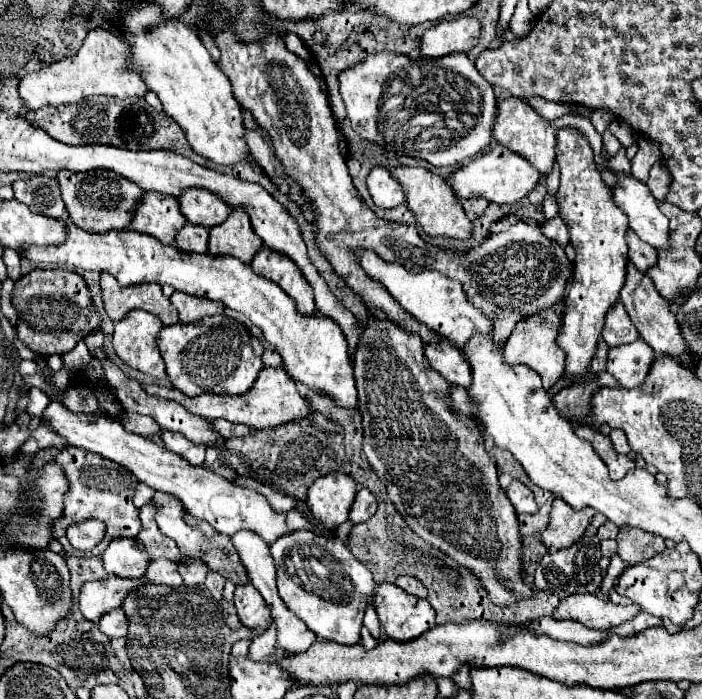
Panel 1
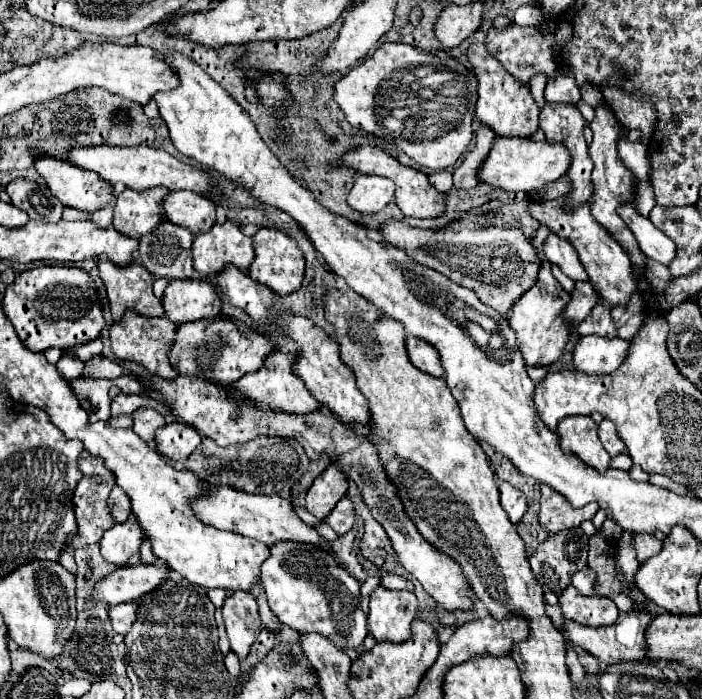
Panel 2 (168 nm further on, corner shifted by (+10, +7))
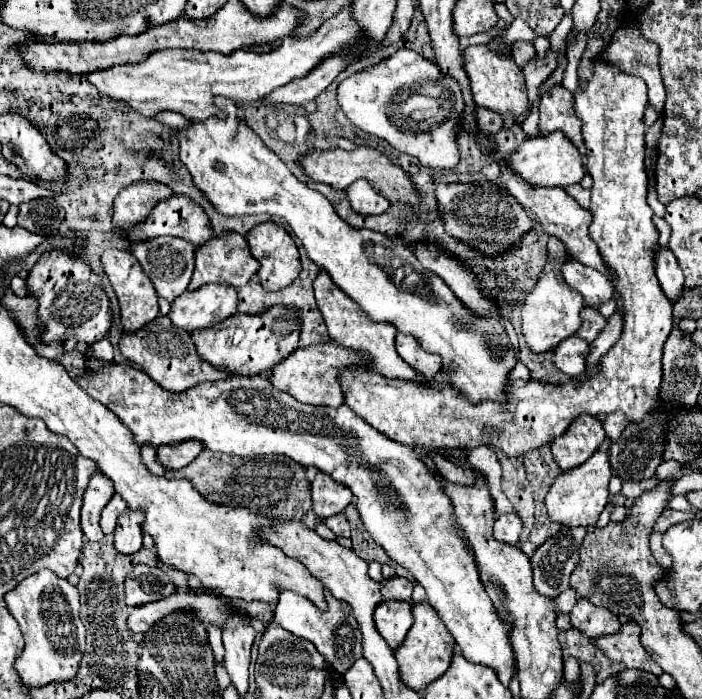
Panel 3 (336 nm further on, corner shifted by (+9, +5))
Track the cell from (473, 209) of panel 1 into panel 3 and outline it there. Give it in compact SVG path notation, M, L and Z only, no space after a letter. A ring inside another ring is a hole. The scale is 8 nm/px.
M486 107L478 109L478 129L482 133L498 133L502 129L502 123L504 119L496 111L490 111Z

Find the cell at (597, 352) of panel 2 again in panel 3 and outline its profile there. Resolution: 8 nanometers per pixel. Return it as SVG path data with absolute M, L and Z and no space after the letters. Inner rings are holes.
M572 335L562 343L558 343L558 347L554 347L552 363L558 371L566 373L572 379L578 379L586 371L588 351L590 351L590 345L582 337Z

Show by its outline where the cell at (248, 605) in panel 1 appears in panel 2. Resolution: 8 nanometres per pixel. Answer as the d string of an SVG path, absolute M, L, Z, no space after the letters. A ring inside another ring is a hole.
M235 591L231 597L225 599L223 619L231 649L237 653L239 659L243 659L249 653L251 643L263 629L255 597L245 591Z

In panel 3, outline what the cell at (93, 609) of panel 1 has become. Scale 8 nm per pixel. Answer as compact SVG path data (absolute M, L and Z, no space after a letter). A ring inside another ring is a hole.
M136 565L126 577L126 605L138 607L152 603L164 597L170 597L176 591L170 575L158 567Z

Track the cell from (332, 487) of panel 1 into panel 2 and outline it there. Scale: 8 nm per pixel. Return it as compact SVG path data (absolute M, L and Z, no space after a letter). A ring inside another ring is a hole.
M329 465L307 489L305 493L305 509L313 513L319 521L331 513L337 501L347 493L347 477L335 465Z

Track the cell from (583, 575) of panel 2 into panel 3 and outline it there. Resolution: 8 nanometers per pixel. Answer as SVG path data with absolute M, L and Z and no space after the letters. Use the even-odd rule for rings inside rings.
M564 591L564 593L560 593L556 599L554 599L554 611L558 611L558 613L568 613L572 607L574 607L574 603L576 603L576 595L574 595L574 591Z

